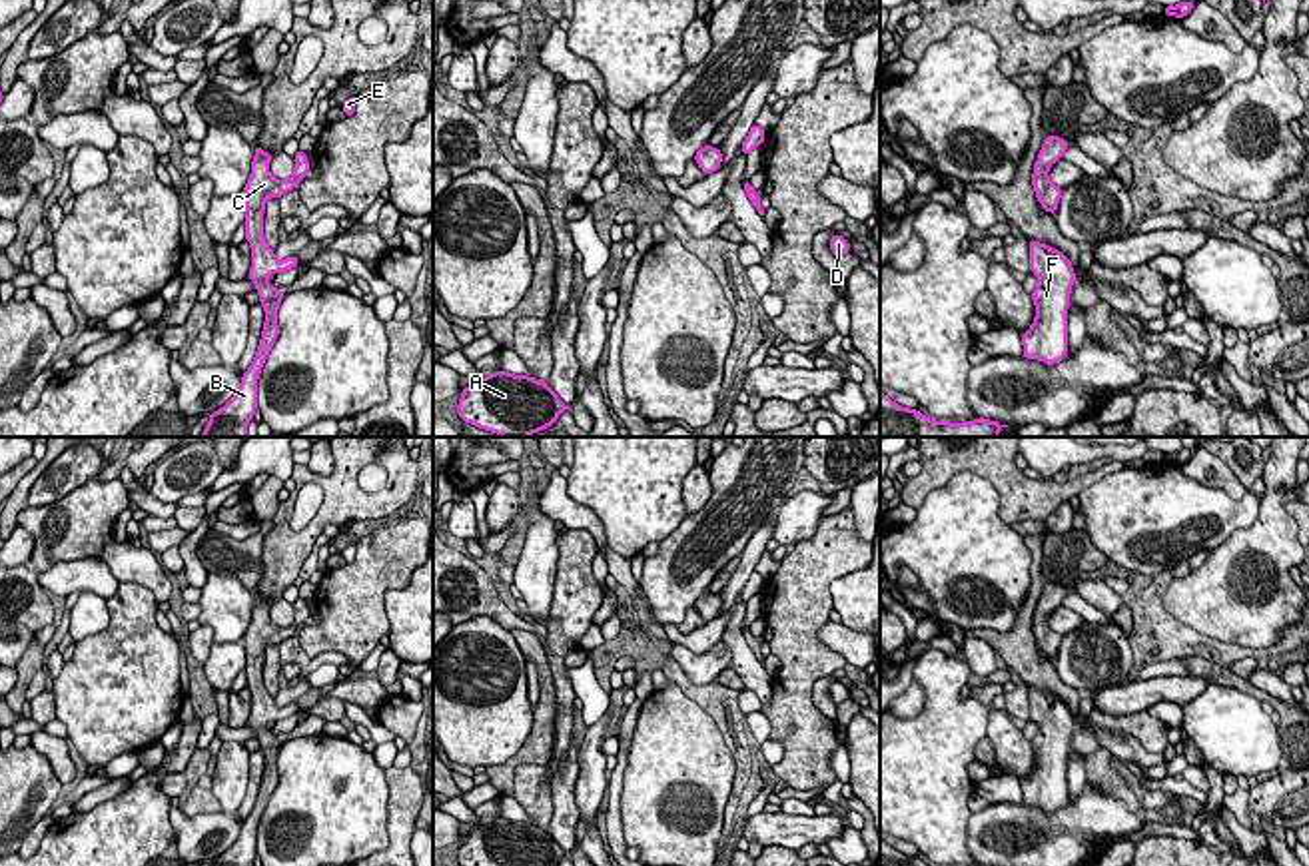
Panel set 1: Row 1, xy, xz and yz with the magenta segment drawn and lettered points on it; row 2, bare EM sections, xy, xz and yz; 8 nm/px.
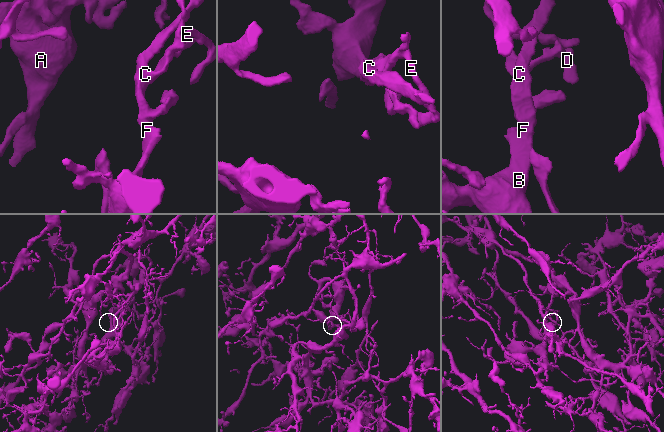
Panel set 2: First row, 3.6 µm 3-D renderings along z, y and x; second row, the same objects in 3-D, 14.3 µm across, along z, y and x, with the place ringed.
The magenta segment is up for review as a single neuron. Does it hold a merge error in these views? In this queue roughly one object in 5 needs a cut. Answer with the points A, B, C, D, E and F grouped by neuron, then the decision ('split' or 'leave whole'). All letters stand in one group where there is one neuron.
groups A B C D E F; leave whole

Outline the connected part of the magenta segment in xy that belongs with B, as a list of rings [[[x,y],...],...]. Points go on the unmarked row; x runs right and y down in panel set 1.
[[[255,593],[251,623],[241,639],[241,645],[245,649],[245,686],[251,692],[251,714],[247,724],[255,730],[255,738],[265,756],[263,778],[257,800],[243,820],[239,836],[223,854],[214,858],[210,866],[253,866],[257,856],[259,818],[279,782],[277,754],[285,742],[283,738],[267,730],[267,722],[299,712],[297,702],[291,702],[287,706],[275,704],[273,696],[263,684],[263,658],[269,645],[281,645],[283,641],[297,635],[299,627],[309,621],[311,615],[307,609],[307,601],[301,597],[295,601],[295,617],[289,627],[275,627],[269,621],[269,609],[271,601],[265,601],[259,593]]]

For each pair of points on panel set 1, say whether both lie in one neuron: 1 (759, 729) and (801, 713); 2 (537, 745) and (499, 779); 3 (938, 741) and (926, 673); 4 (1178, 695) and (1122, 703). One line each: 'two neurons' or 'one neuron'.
1: two neurons
2: one neuron
3: one neuron
4: one neuron

